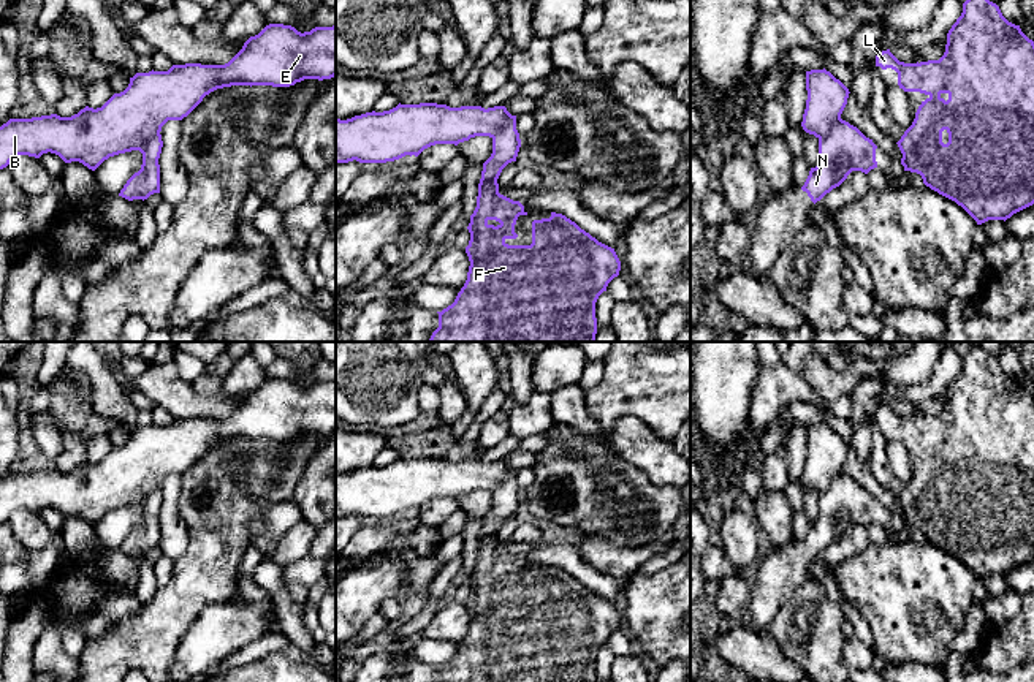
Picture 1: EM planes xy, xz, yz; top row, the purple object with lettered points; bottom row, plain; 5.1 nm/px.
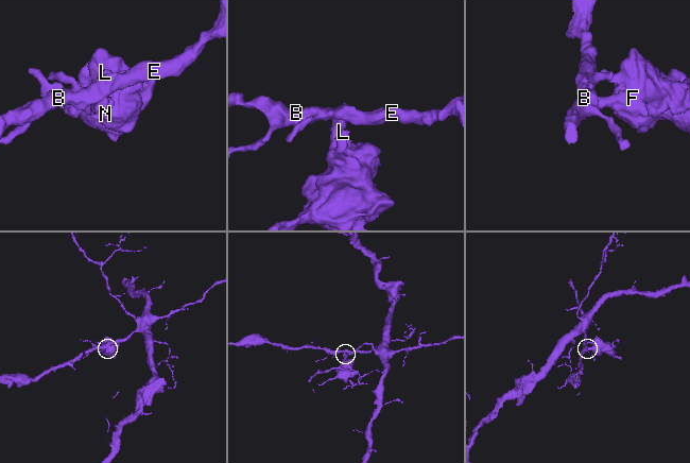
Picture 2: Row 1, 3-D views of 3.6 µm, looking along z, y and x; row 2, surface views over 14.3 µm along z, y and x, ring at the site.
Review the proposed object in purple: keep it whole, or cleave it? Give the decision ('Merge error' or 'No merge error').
Merge error

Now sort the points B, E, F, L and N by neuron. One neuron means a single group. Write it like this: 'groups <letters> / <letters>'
groups B E / F L N

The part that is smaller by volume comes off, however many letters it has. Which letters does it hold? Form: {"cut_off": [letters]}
{"cut_off": ["F", "L", "N"]}

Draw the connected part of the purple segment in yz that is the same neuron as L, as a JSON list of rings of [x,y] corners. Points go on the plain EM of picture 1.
[[[977,343],[971,347],[967,354],[963,358],[963,367],[952,380],[947,388],[945,407],[939,415],[917,416],[917,418],[904,418],[899,416],[890,404],[877,407],[876,421],[882,424],[891,422],[898,427],[898,440],[904,446],[920,446],[928,453],[922,456],[915,467],[915,473],[912,479],[904,486],[901,494],[896,497],[903,513],[901,519],[904,525],[917,527],[922,530],[923,538],[939,549],[955,555],[961,560],[975,576],[982,579],[988,574],[1007,574],[1013,568],[1029,562],[1034,559],[1034,396],[1029,394],[1020,383],[1009,377],[999,361],[990,356],[982,347]]]

